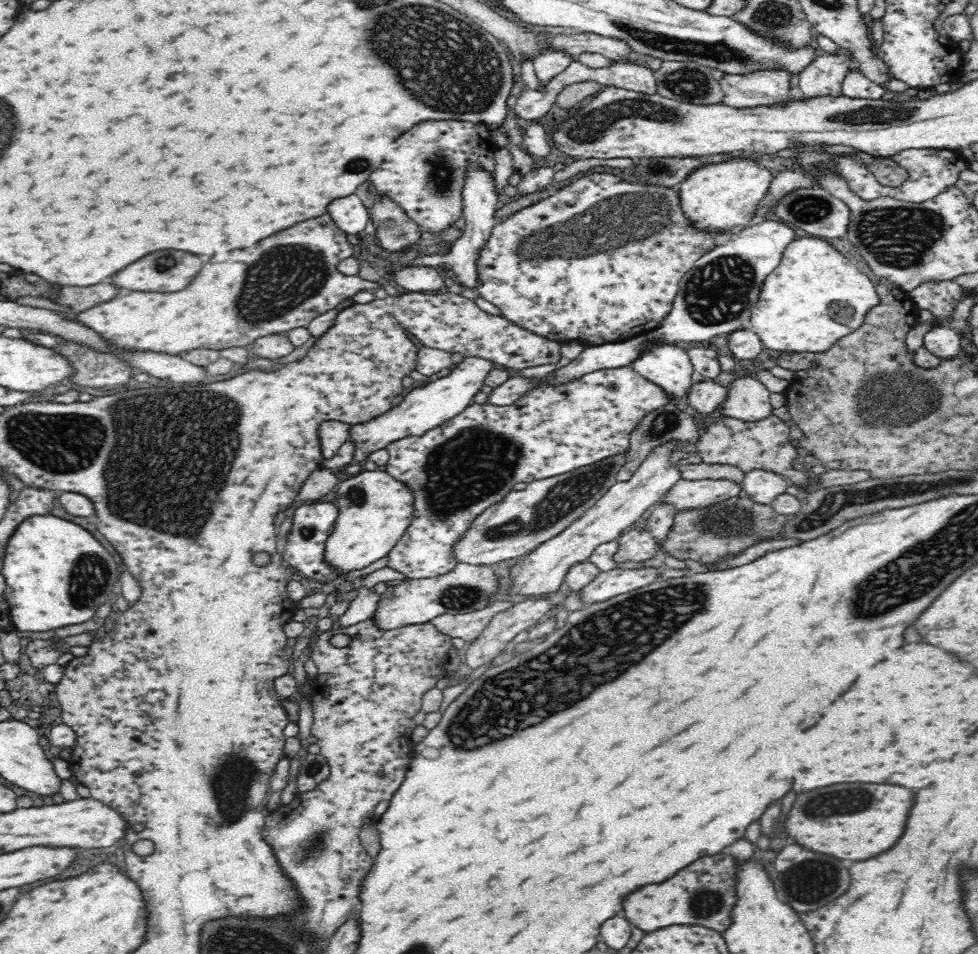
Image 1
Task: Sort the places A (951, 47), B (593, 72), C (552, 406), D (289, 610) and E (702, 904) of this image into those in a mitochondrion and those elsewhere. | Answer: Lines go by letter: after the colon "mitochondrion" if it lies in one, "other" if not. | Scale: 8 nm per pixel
A: other
B: other
C: other
D: other
E: mitochondrion

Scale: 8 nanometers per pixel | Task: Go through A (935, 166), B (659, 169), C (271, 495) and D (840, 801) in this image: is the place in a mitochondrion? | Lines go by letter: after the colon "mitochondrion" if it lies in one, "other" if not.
A: other
B: mitochondrion
C: other
D: mitochondrion

